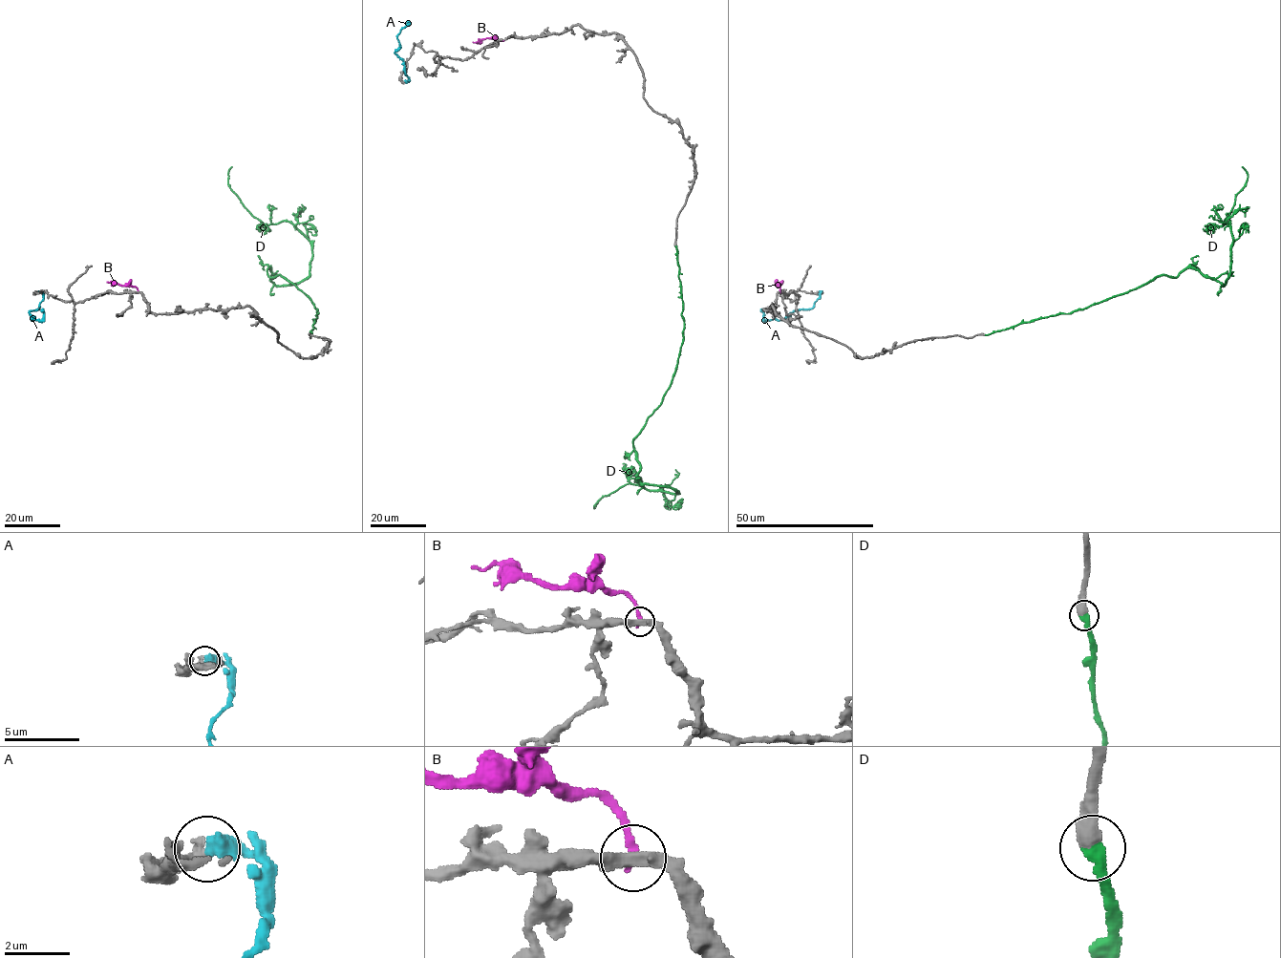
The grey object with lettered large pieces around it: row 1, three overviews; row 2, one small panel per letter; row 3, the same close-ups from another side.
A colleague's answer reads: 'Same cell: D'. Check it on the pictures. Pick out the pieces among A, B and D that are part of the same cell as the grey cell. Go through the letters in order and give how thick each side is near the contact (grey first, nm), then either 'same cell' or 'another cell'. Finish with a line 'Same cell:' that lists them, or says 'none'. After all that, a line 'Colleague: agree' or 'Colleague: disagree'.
A: 440 nm thick on the grey side, 600 nm on the other; another cell
B: 340 nm thick on the grey side, 200 nm on the other; another cell
D: 480 nm thick on the grey side, 340 nm on the other; same cell
Same cell: D
Colleague: agree

